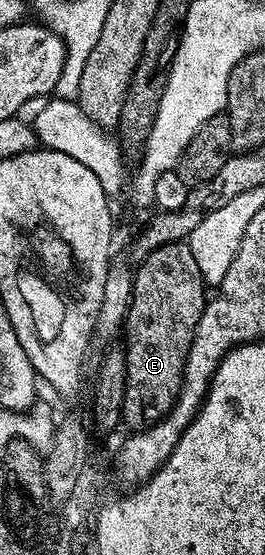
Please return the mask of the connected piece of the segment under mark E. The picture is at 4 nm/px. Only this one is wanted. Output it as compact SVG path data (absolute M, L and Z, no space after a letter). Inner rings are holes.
M174 241L173 243L165 243L161 247L157 247L157 251L150 253L148 257L142 258L138 262L137 268L134 270L135 275L135 289L131 292L131 306L127 312L127 319L125 322L125 337L127 333L127 341L125 340L125 348L127 351L127 386L125 387L125 399L123 400L123 408L121 410L121 417L124 422L128 421L132 426L132 430L138 431L152 421L160 421L165 414L171 410L171 406L175 404L175 397L179 394L179 385L183 381L183 368L185 367L185 359L189 355L189 347L193 343L193 335L197 323L203 314L203 308L208 303L208 294L203 294L205 282L203 280L203 273L197 267L197 259L193 259L193 251L187 241Z

